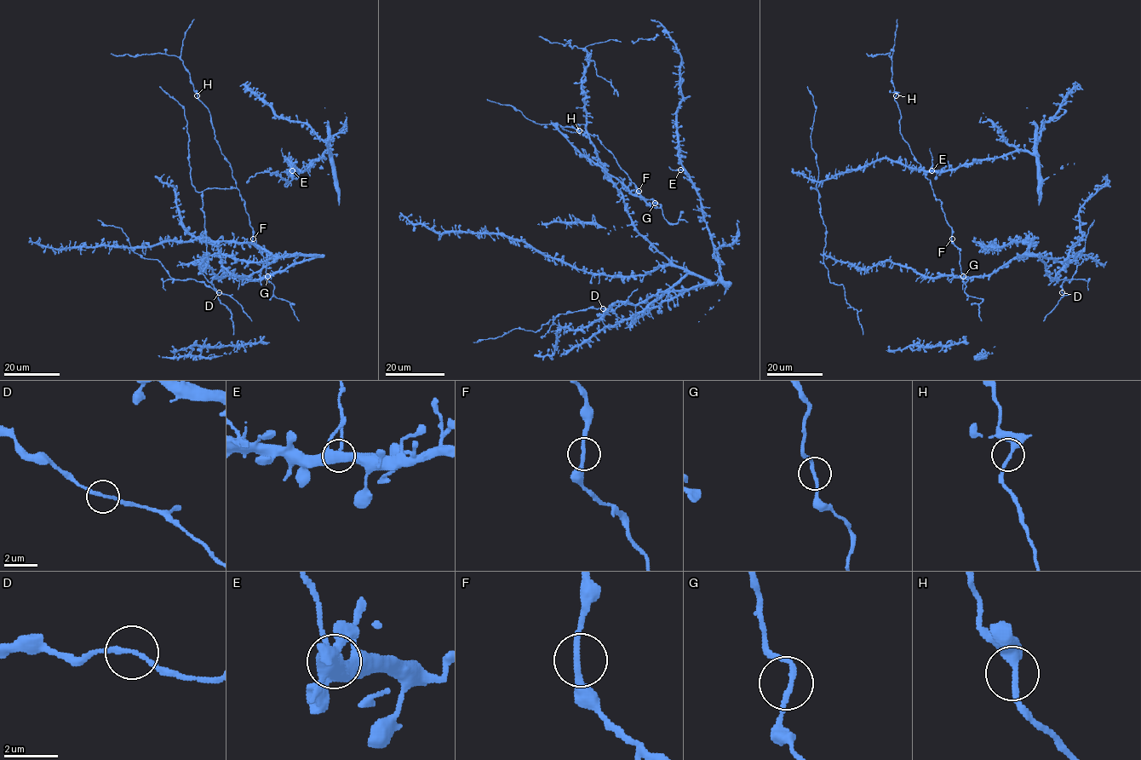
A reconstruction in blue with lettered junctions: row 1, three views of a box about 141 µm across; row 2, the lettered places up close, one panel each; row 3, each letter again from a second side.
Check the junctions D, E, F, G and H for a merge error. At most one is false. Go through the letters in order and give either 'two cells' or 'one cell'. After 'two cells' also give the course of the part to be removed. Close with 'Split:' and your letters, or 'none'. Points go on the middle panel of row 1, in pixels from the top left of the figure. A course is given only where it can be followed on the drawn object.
D: one cell
E: two cells; foreign part runs (680, 169), (672, 169), (669, 167)
F: one cell
G: one cell
H: one cell
Split: E

